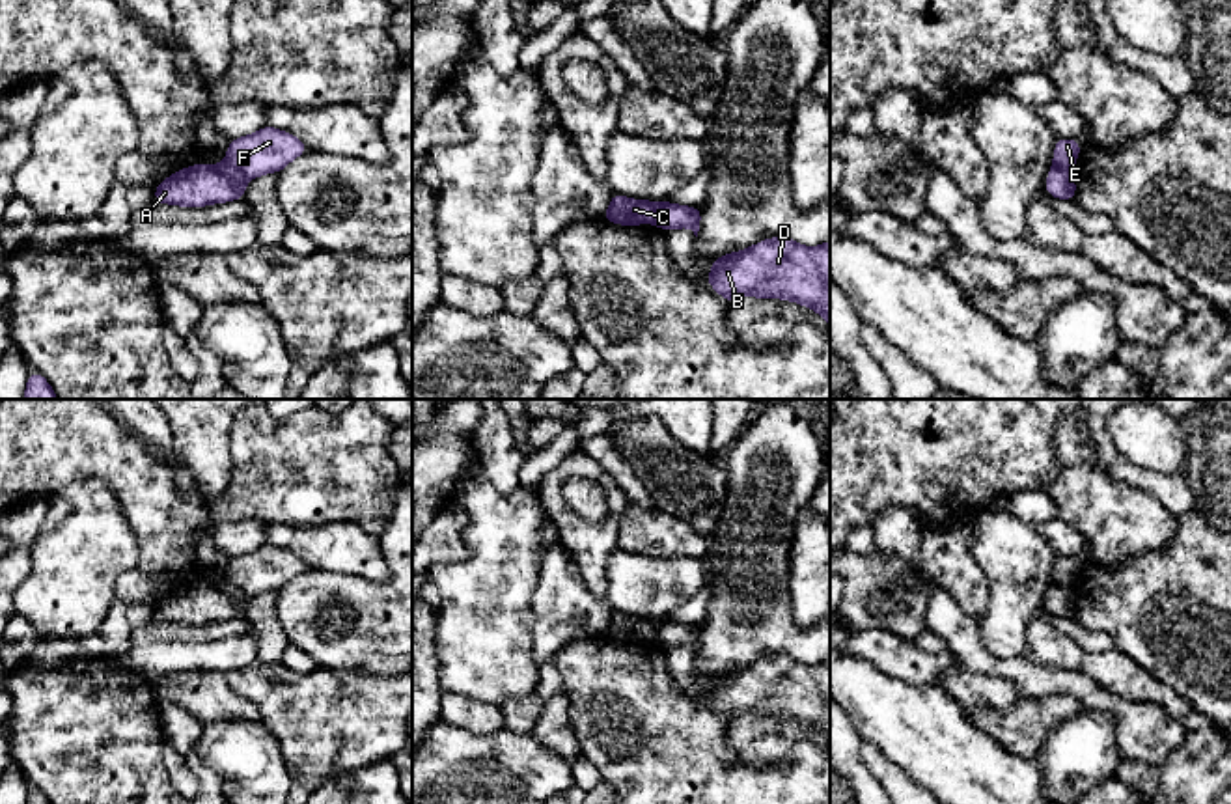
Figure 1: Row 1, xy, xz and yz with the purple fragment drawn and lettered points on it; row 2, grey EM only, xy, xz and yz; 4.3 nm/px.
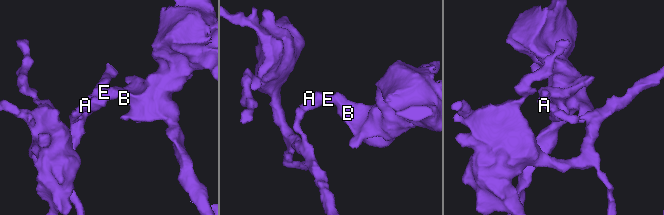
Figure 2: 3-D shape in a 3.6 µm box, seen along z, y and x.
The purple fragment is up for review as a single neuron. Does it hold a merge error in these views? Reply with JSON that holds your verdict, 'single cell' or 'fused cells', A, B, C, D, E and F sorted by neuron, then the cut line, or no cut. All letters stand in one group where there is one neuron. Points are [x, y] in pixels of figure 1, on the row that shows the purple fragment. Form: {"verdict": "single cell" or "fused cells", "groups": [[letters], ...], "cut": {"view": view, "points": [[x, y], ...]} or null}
{"verdict": "fused cells", "groups": [["A", "C"], ["B", "D", "E", "F"]], "cut": {"view": "xy", "points": [[226, 159], [248, 178]]}}

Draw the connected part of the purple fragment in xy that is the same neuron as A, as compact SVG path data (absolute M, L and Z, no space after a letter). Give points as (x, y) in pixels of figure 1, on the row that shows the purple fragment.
M228 160L214 166L198 162L159 183L155 187L153 203L205 207L244 200L246 183L248 177Z

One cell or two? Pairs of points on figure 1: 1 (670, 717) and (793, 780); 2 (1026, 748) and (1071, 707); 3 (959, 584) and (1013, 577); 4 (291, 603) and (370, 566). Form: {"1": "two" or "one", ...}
{"1": "one", "2": "one", "3": "two", "4": "two"}

